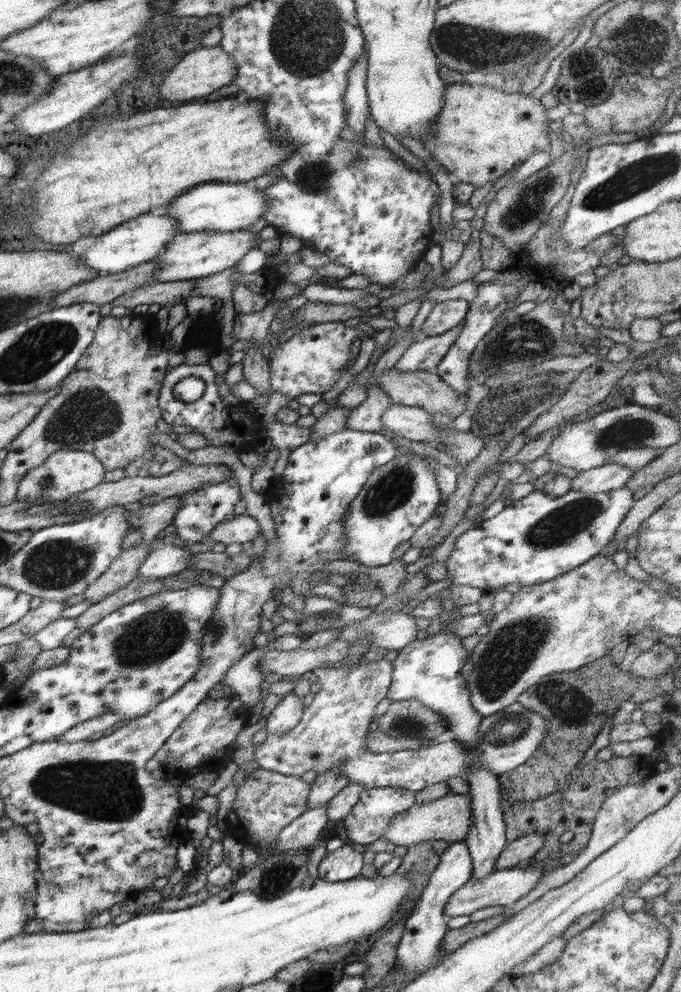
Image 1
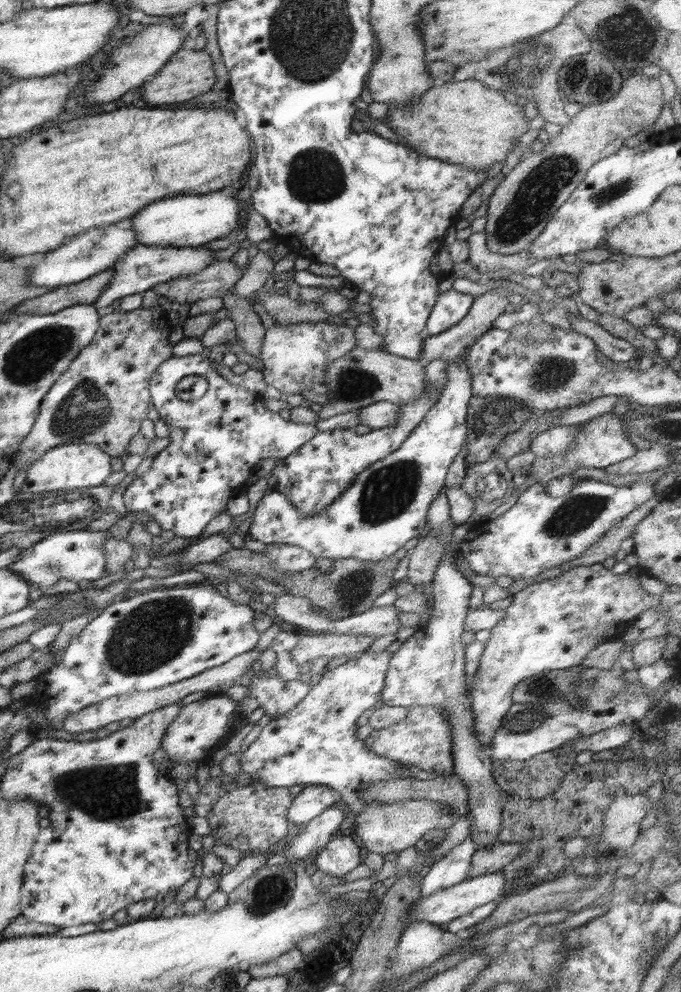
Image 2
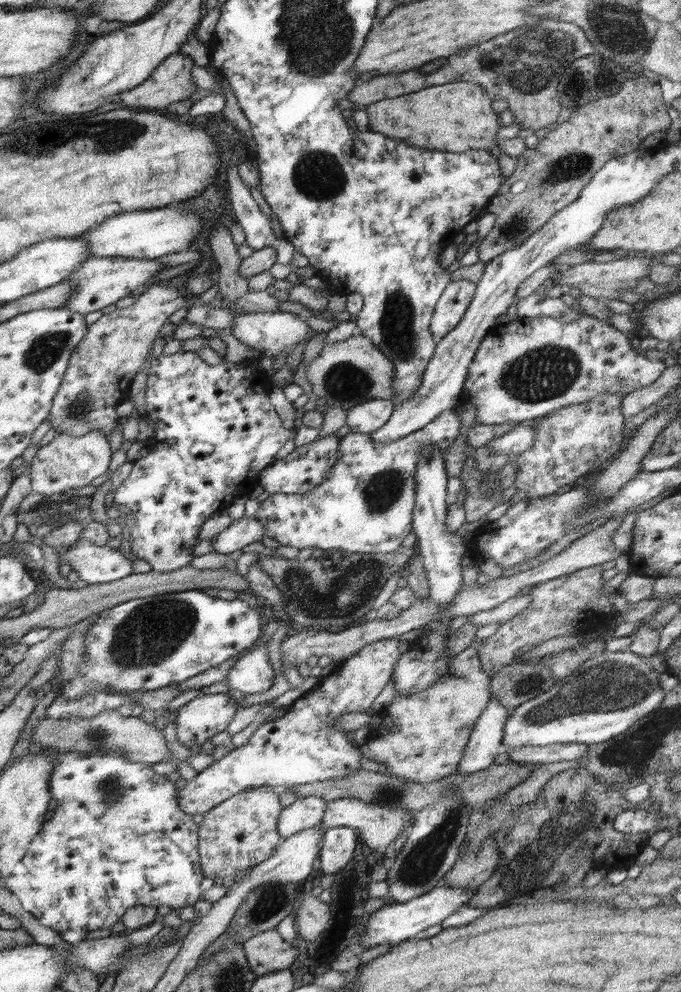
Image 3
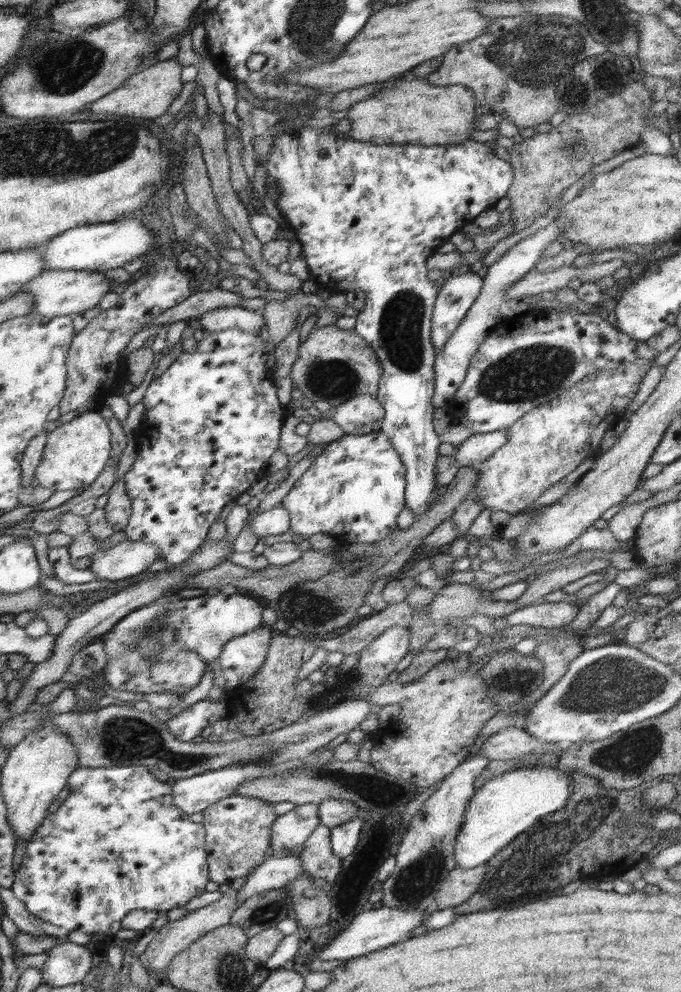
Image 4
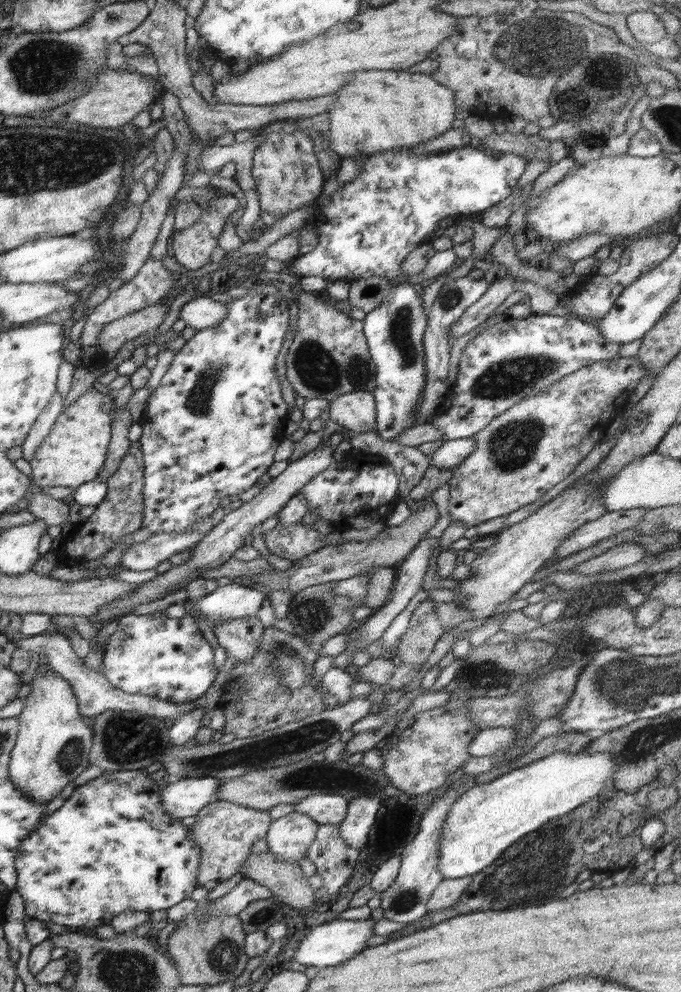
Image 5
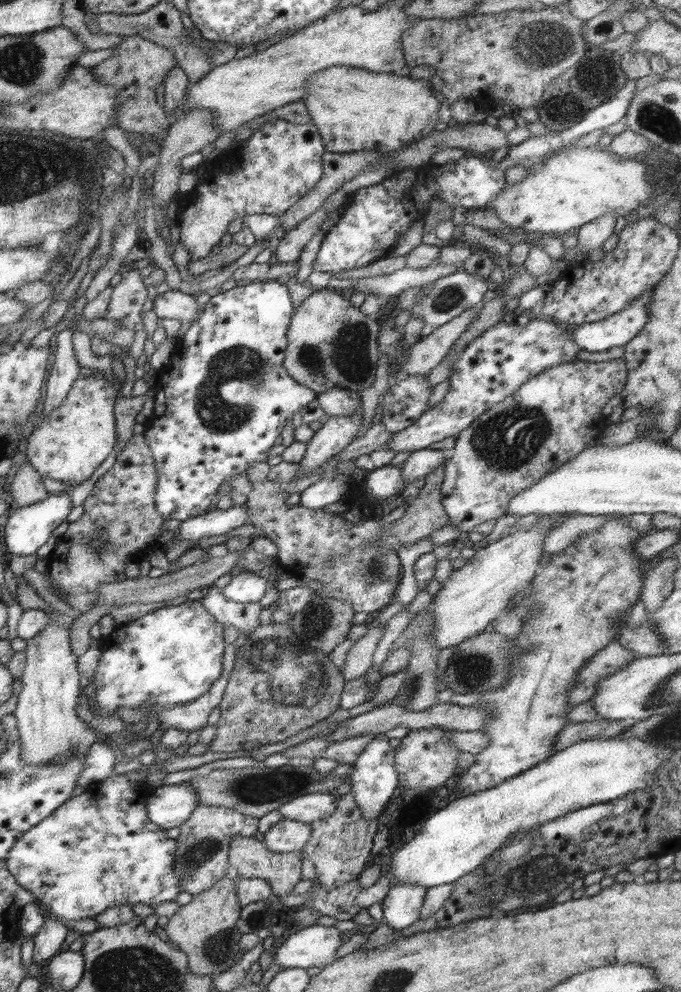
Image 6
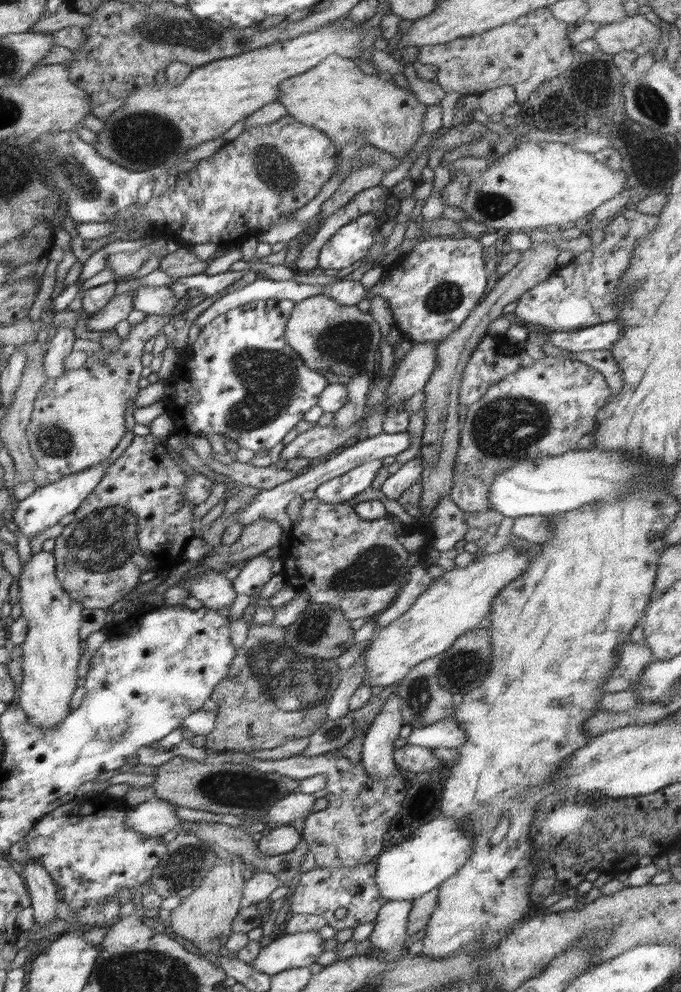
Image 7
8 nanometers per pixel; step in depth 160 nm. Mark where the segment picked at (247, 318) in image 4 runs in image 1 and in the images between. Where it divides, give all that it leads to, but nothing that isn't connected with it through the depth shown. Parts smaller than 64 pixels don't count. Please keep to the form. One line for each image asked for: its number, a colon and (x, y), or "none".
1: (309, 362)
2: (296, 356)
3: (271, 334)

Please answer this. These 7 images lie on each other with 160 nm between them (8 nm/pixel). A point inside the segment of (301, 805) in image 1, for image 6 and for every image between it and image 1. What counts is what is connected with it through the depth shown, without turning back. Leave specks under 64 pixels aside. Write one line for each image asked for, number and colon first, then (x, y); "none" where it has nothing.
2: (253, 818)
3: (241, 832)
4: (238, 828)
5: (225, 832)
6: (201, 860)

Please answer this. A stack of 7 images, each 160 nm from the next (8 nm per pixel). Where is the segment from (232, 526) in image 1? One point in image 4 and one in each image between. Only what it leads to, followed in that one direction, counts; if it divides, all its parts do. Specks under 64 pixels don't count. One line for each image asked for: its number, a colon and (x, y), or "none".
2: (387, 504)
3: (365, 505)
4: (354, 490)

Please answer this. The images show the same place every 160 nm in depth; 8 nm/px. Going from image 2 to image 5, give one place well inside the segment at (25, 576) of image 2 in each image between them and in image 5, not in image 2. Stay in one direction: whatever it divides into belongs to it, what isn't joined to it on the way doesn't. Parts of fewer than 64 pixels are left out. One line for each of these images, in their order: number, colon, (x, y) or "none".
3: (95, 565)
4: (128, 559)
5: (156, 549)

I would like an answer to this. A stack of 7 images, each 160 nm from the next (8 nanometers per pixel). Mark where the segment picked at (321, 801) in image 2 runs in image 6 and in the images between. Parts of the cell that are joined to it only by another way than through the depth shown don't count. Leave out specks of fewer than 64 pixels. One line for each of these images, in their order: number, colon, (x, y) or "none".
3: (305, 813)
4: (289, 831)
5: (289, 837)
6: (287, 835)

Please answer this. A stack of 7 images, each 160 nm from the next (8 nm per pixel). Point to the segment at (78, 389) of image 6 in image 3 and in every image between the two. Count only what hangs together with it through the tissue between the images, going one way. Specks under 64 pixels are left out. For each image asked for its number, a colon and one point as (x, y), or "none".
3: (67, 462)
4: (75, 453)
5: (74, 452)

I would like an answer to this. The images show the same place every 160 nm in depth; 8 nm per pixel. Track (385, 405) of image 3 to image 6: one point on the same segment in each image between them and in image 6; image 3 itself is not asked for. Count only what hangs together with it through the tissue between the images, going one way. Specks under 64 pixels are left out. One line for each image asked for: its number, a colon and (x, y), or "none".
4: (364, 413)
5: (356, 411)
6: (337, 401)

